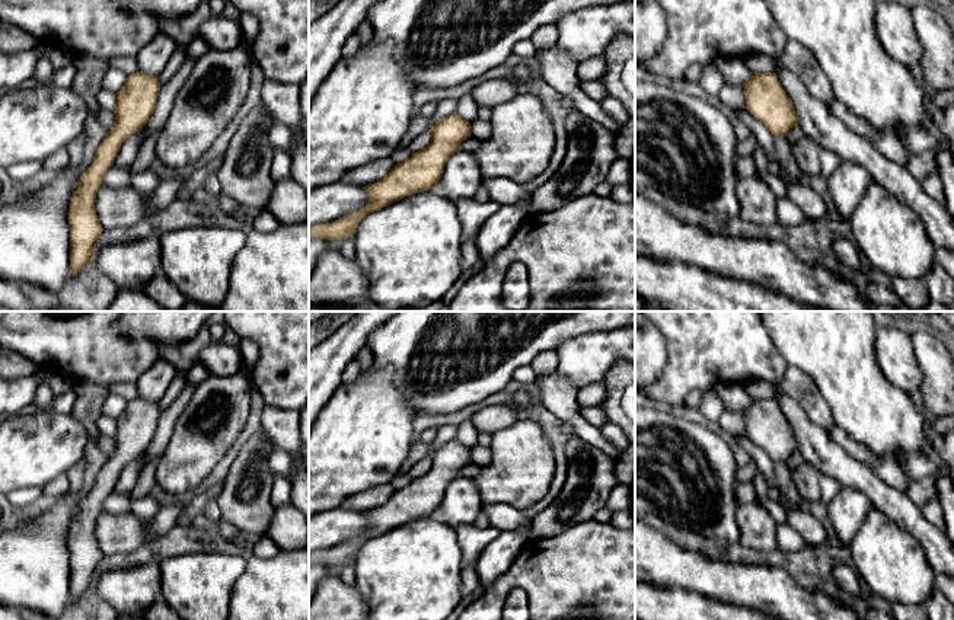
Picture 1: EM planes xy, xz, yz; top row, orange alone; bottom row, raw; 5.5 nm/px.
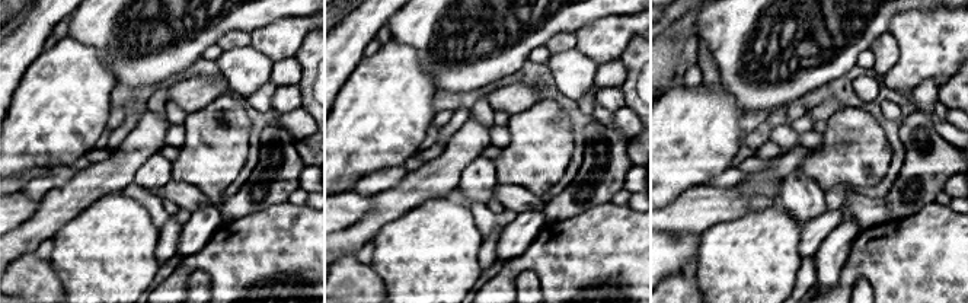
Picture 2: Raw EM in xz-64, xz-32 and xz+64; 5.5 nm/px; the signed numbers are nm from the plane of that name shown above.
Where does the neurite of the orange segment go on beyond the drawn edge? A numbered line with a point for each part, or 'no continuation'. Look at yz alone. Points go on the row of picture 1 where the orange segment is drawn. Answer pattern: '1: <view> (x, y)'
no continuation

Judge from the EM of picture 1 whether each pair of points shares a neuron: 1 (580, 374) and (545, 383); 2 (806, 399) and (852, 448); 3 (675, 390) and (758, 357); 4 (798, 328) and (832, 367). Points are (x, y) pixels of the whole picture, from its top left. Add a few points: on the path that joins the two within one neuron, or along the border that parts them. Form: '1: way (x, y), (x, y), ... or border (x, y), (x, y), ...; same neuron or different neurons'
1: border (557, 368), (577, 390); different neurons
2: border (833, 425), (828, 432); different neurons
3: way (695, 370), (708, 357), (737, 357); same neuron
4: way (809, 338), (828, 357); same neuron

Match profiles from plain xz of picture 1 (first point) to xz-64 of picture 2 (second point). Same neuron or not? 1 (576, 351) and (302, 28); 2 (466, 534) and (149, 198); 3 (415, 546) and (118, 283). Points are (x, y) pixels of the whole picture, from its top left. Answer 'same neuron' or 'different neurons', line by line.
1: same neuron
2: same neuron
3: same neuron

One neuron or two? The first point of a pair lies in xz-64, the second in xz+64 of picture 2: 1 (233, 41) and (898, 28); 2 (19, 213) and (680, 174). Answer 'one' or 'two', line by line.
1: two
2: two

